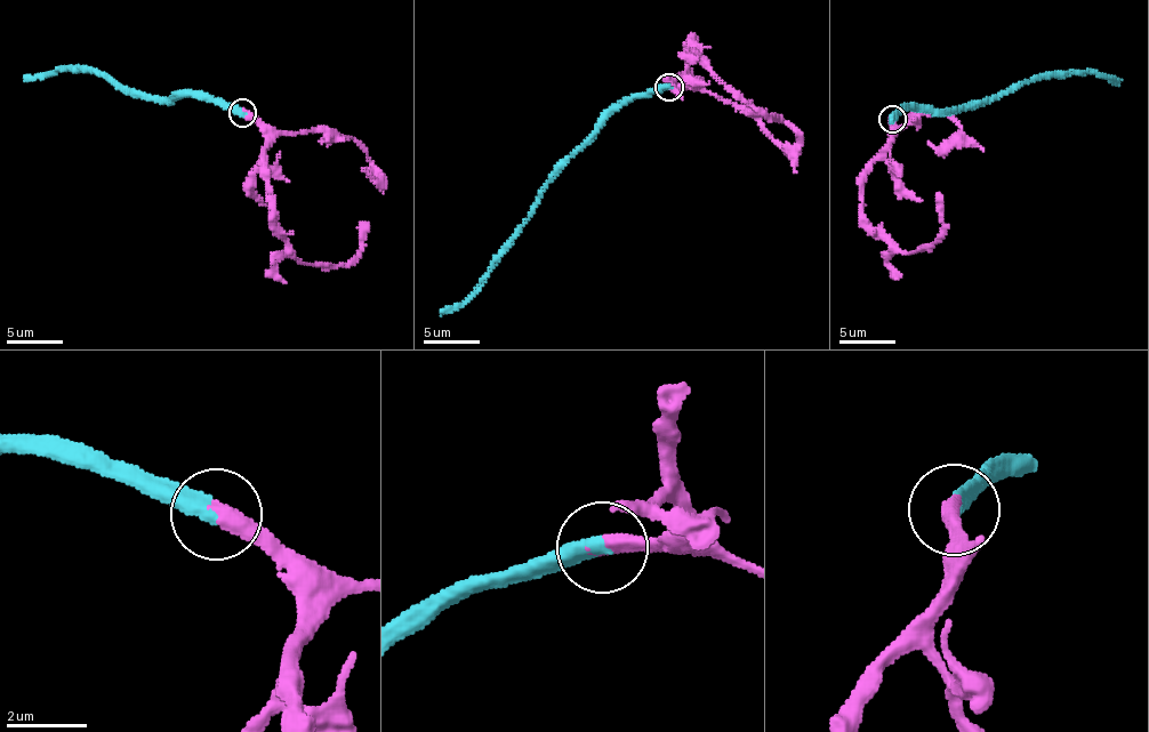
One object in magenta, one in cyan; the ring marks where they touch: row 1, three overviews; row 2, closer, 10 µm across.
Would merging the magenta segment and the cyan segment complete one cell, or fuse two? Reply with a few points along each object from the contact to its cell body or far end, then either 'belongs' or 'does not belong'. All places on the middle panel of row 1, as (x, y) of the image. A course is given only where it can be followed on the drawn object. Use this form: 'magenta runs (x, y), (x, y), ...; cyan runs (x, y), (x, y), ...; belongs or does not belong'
magenta runs (669, 88), (690, 79), (689, 39), (691, 46), (710, 70), (768, 115), (781, 119); cyan runs (669, 88), (648, 89), (618, 106), (560, 168), (497, 265), (460, 304), (441, 315); belongs

